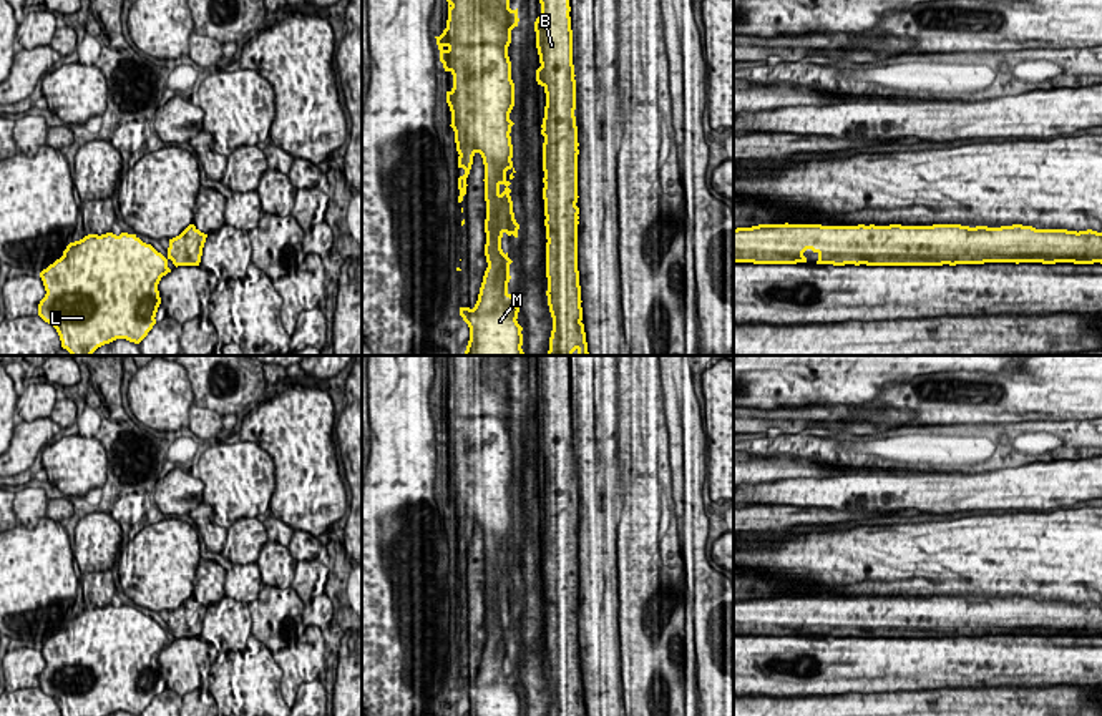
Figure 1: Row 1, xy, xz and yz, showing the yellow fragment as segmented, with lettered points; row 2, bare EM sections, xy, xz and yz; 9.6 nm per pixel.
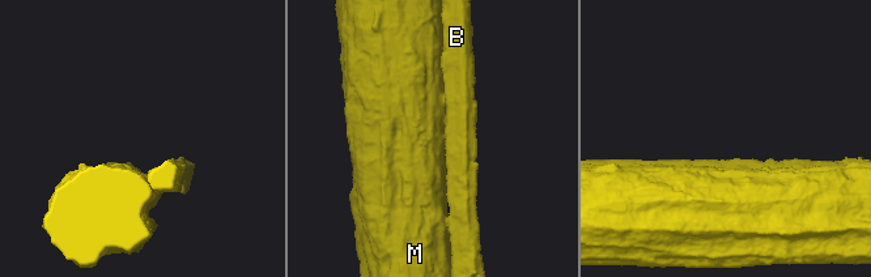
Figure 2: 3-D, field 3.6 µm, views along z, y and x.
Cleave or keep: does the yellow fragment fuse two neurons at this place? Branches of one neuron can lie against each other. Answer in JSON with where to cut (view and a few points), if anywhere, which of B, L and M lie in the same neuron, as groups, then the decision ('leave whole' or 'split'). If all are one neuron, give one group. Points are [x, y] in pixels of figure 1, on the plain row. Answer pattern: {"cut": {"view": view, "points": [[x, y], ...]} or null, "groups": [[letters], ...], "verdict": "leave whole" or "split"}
{"cut": {"view": "xz", "points": [[548, 497], [558, 512], [556, 715]]}, "groups": [["B"], ["L", "M"]], "verdict": "split"}

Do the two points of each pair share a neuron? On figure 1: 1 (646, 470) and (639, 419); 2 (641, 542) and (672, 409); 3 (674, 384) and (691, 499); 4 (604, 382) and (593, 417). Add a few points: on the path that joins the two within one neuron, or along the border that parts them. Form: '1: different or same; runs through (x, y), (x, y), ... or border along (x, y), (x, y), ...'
1: same; runs through (644, 457), (643, 432)
2: different; border along (666, 431), (669, 462)
3: same; runs through (682, 412), (691, 451), (691, 470)
4: same; runs through (598, 391), (598, 409)

